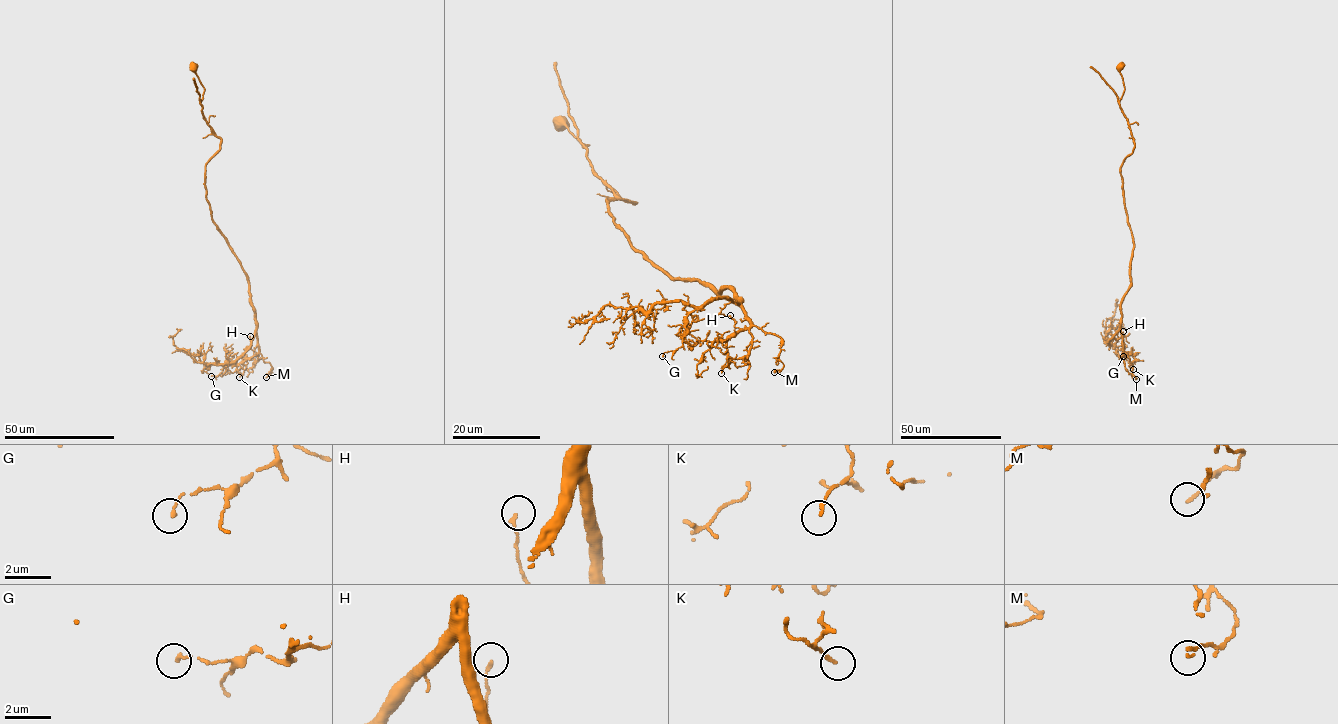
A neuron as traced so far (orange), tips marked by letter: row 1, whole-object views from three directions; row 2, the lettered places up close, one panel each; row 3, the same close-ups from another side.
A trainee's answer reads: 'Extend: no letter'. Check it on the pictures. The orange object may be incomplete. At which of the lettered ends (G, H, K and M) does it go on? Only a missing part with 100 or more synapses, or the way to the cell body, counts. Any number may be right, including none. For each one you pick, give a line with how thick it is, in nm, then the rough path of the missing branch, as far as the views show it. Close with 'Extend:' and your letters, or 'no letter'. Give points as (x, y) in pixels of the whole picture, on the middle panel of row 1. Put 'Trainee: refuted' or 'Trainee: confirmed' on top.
Trainee: confirmed
Extend: no letter

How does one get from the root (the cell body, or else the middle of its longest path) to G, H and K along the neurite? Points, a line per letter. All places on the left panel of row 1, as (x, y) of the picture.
G: (192, 67), (203, 117), (221, 140), (205, 166), (206, 200), (245, 273), (256, 324), (247, 349), (211, 376)
H: (192, 67), (204, 88), (203, 117), (221, 140), (205, 166), (206, 200), (246, 275), (254, 355), (250, 336)
K: (192, 67), (203, 117), (221, 140), (205, 166), (206, 200), (253, 307), (258, 359), (239, 377)

